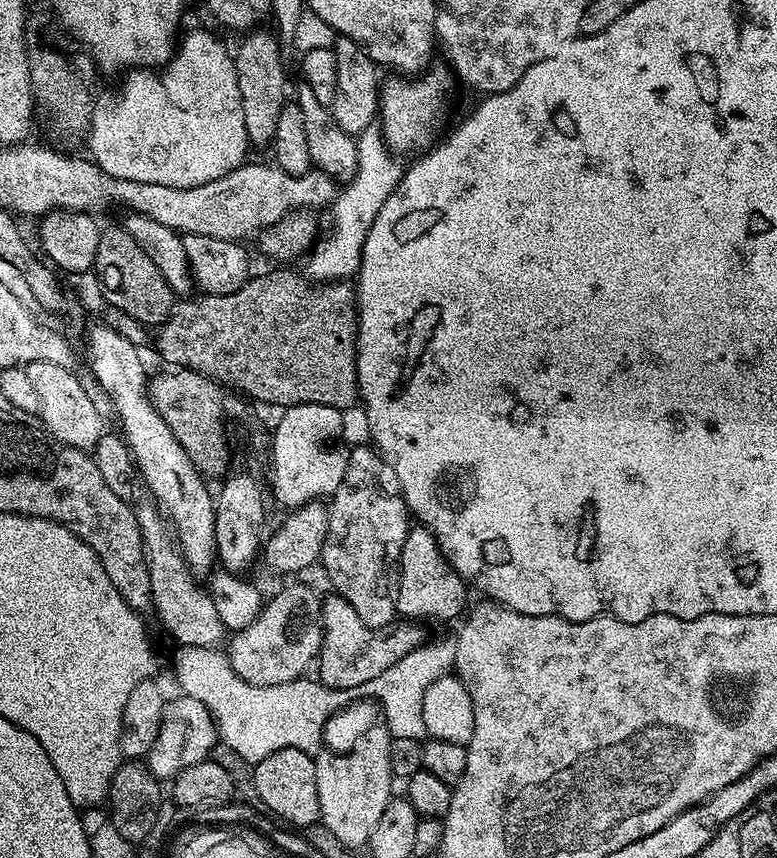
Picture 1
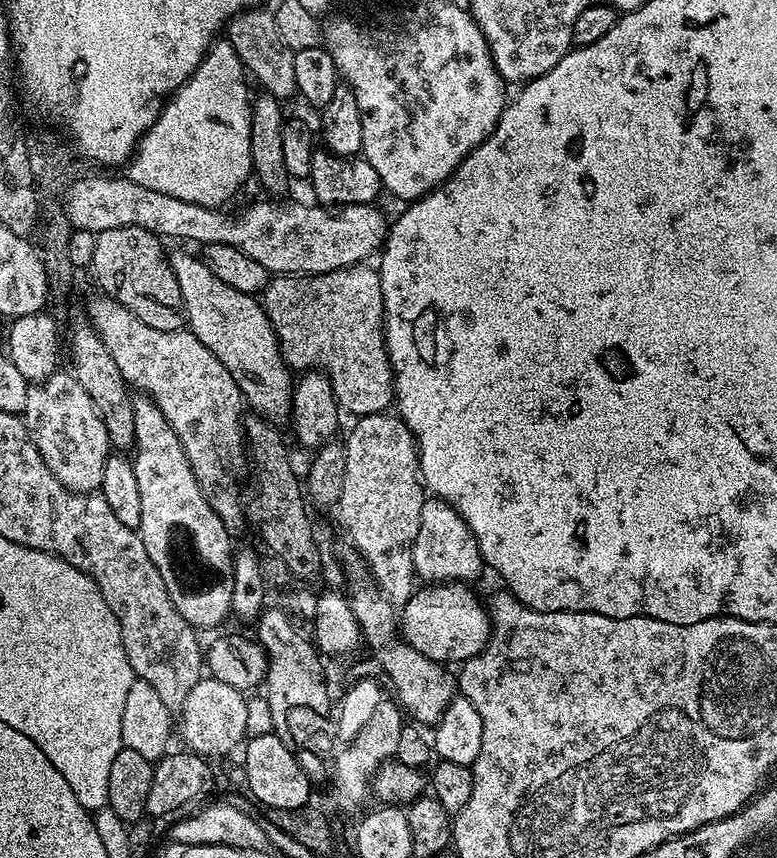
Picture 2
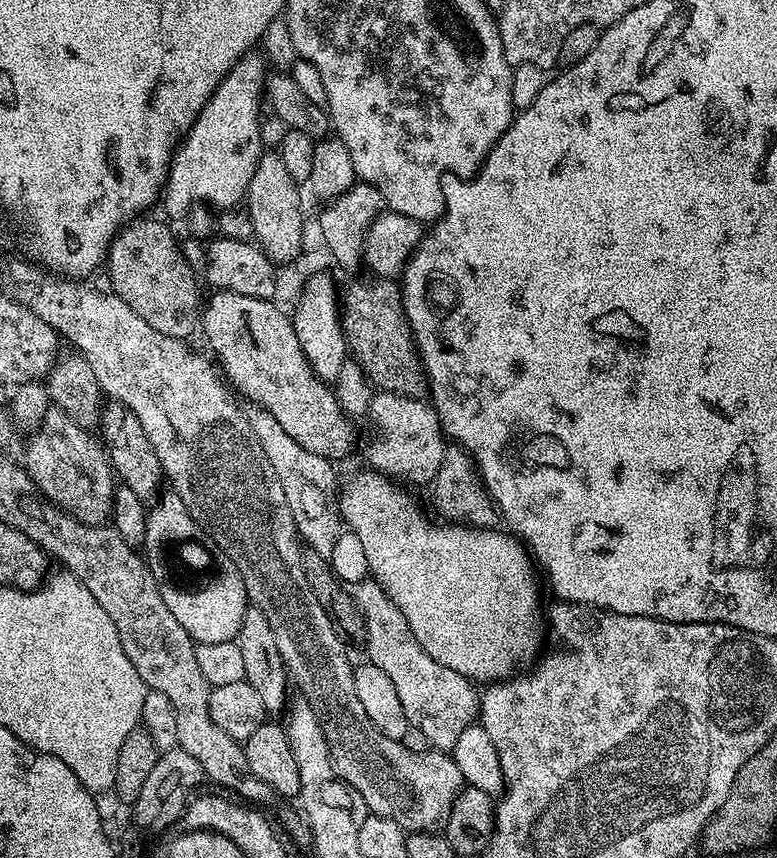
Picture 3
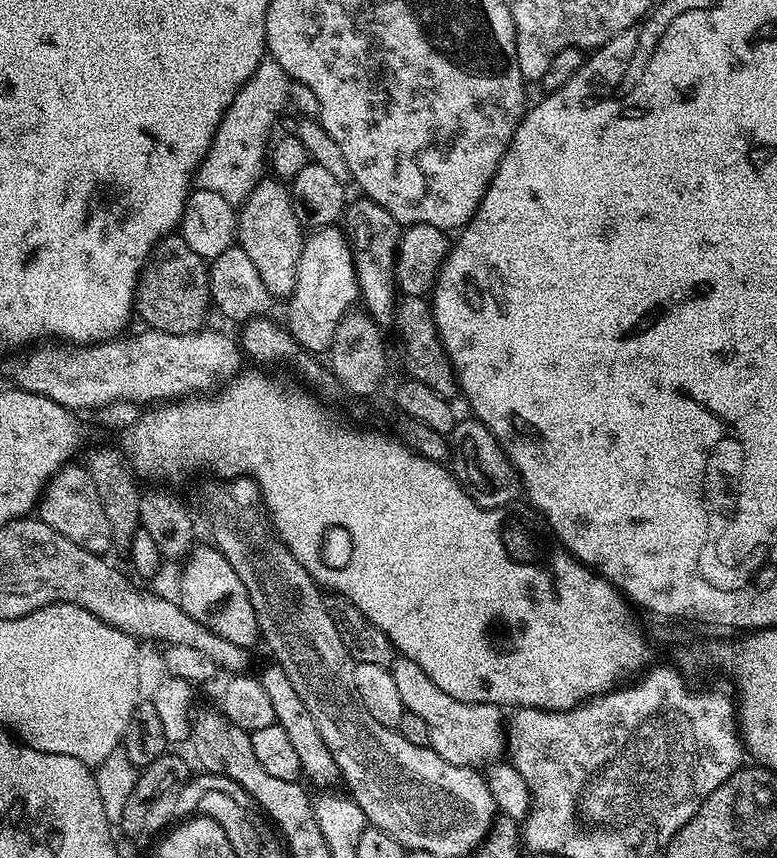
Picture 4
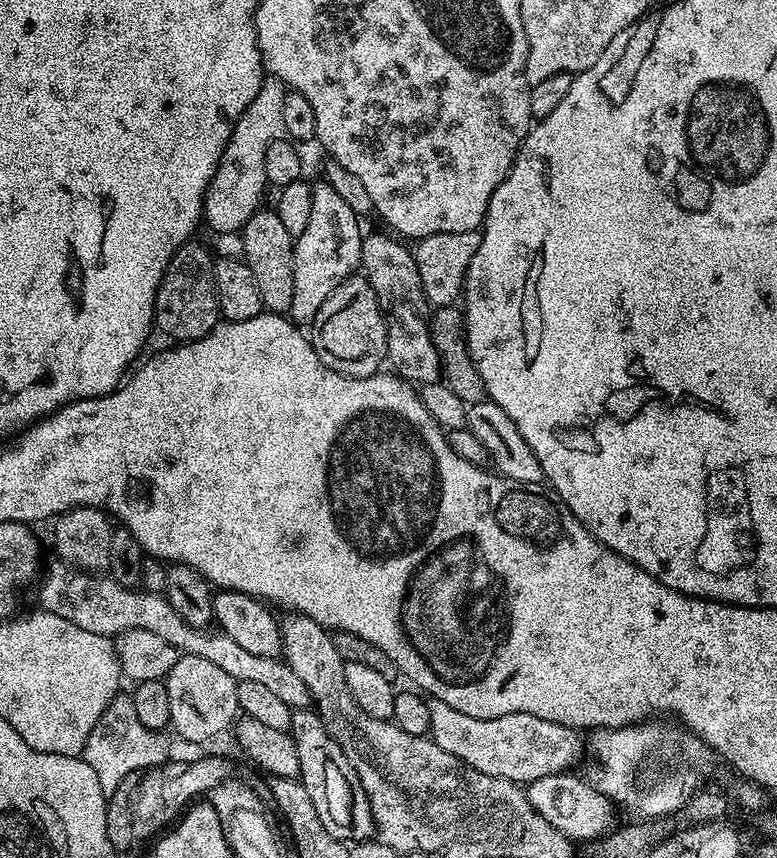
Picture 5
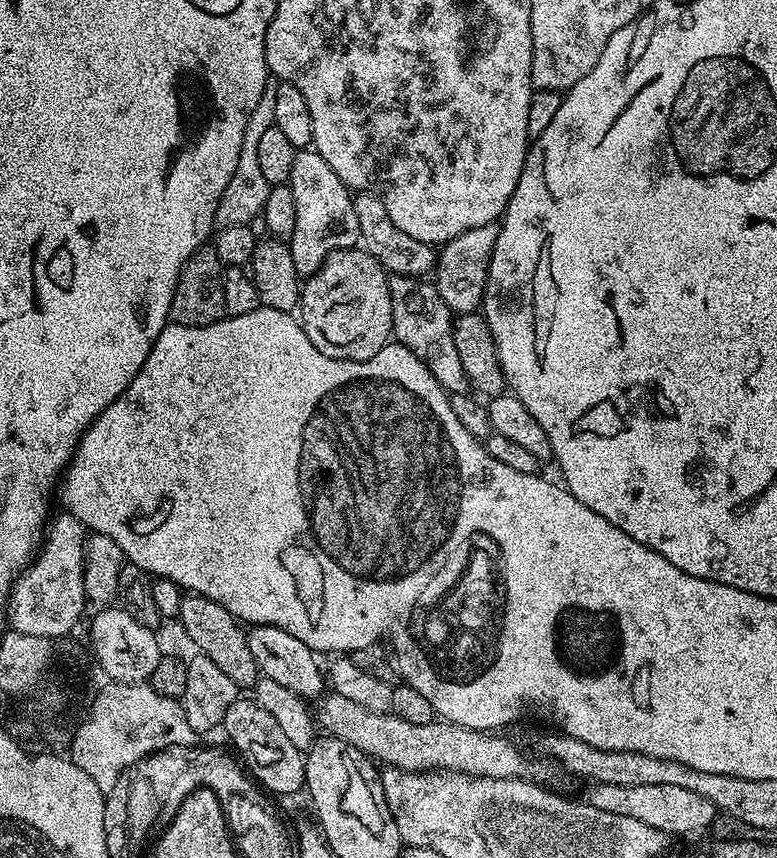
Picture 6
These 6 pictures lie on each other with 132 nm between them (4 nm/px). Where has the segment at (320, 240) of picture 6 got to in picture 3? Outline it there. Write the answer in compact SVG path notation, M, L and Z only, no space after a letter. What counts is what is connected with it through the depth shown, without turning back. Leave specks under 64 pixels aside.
M316 272L313 274L312 277L309 278L308 281L304 284L304 293L300 296L300 301L296 304L296 309L291 309L290 312L292 318L292 325L294 326L294 334L298 334L298 346L302 346L302 354L306 354L306 362L310 362L310 366L314 370L314 374L317 376L319 380L325 382L335 382L338 378L338 374L342 369L342 364L344 360L349 359L350 353L348 351L348 340L344 337L344 326L342 323L342 304L341 301L338 299L338 292L336 296L336 284L334 281L331 280L330 277L327 276L324 272Z

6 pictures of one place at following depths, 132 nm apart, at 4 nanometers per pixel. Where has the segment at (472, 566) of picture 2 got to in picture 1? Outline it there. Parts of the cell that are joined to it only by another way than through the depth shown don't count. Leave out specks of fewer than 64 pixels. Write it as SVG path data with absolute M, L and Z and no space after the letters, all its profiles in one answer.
M412 526L406 534L394 583L397 613L408 622L452 620L456 615L459 617L469 603L469 585L465 584L464 579L453 570L450 562L444 557L436 535L423 526Z

